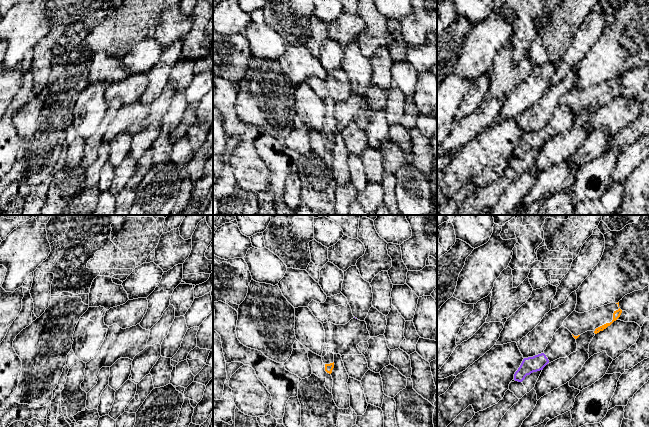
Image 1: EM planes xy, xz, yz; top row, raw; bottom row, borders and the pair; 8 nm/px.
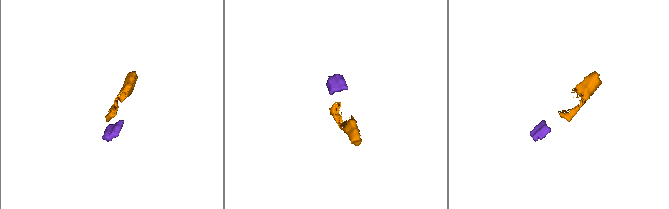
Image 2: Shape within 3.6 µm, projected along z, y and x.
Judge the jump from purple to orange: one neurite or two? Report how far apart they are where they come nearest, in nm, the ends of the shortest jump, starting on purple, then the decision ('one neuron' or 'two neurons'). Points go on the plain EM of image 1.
gap 280 nm; span yz (545, 131), (573, 112); two neurons

